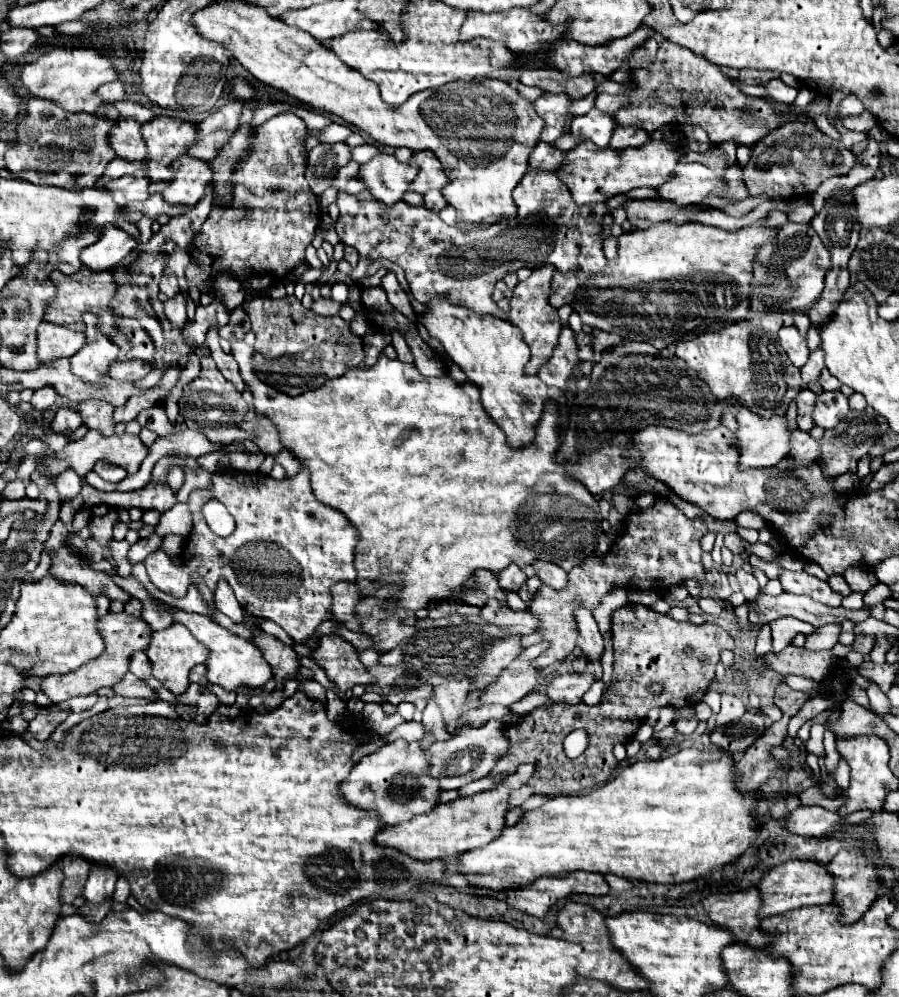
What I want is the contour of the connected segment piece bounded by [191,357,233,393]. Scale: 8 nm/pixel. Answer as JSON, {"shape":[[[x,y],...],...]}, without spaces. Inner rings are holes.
{"shape":[[[201,357],[201,373],[199,377],[191,383],[191,391],[195,389],[207,389],[207,391],[215,391],[215,393],[229,393],[233,391],[233,383],[229,383],[221,371],[217,369],[215,361],[211,357]]]}

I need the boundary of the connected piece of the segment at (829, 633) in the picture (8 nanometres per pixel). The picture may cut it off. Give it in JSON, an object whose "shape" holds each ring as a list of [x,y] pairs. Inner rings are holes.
{"shape":[[[825,625],[825,627],[817,629],[817,633],[813,633],[813,635],[807,637],[805,647],[813,649],[813,651],[819,651],[819,649],[827,649],[829,651],[829,649],[835,647],[839,633],[841,633],[839,625]]]}

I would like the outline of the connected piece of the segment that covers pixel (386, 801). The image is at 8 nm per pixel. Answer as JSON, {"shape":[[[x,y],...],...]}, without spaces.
{"shape":[[[397,739],[381,749],[377,749],[375,753],[371,755],[365,755],[349,773],[349,779],[341,783],[341,789],[343,789],[343,795],[345,799],[355,805],[355,807],[361,807],[361,809],[375,809],[383,823],[385,825],[397,825],[397,823],[403,823],[403,821],[409,821],[413,819],[415,815],[419,813],[429,813],[433,811],[433,807],[439,805],[439,795],[441,795],[441,789],[439,789],[439,779],[431,777],[429,775],[429,755],[427,751],[417,743],[409,743],[409,741],[403,741],[403,739]]]}

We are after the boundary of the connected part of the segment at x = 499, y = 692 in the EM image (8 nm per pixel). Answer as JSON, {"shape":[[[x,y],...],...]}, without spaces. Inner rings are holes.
{"shape":[[[519,657],[507,665],[493,685],[483,691],[481,703],[501,703],[509,707],[535,691],[539,675],[541,671],[533,665],[533,661]]]}

